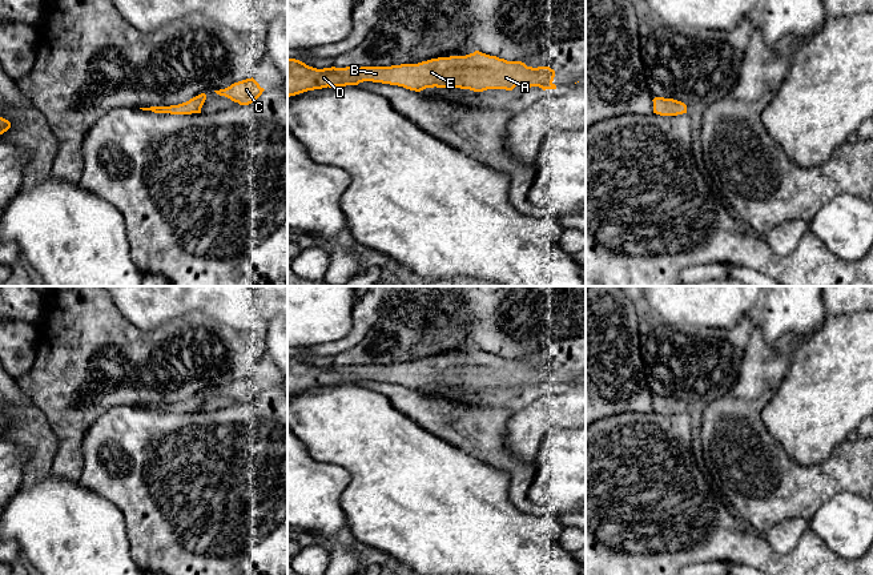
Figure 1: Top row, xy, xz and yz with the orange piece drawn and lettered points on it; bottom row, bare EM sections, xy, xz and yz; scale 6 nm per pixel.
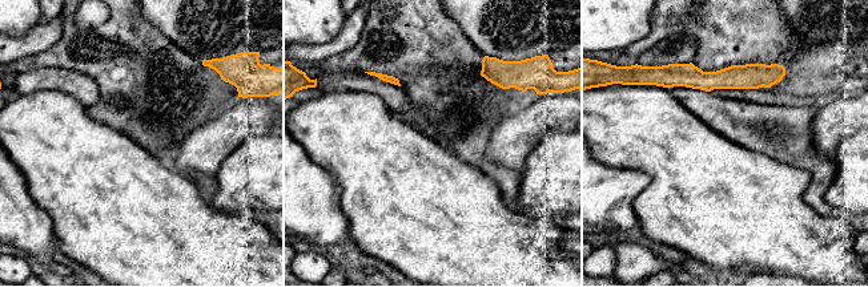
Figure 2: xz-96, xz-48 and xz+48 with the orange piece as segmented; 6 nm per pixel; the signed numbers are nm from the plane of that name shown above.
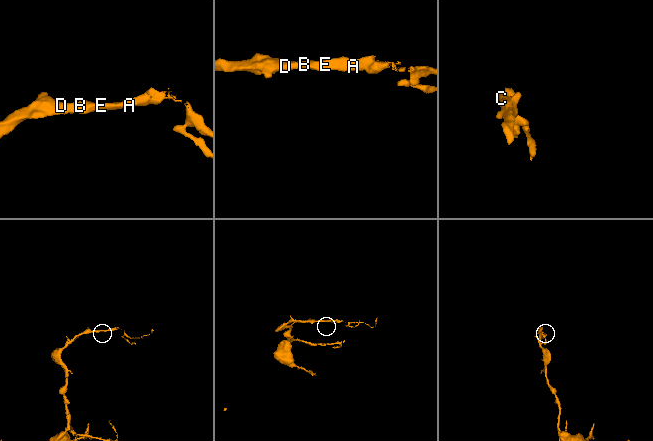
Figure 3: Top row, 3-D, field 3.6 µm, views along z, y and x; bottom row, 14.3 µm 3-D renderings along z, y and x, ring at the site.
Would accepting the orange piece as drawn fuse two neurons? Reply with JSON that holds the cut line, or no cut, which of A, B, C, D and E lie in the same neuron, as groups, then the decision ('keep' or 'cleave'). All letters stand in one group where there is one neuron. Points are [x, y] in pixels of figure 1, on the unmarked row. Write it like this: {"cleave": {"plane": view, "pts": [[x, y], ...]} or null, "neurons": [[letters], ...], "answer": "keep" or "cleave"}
{"cleave": null, "neurons": [["A", "B", "C", "D", "E"]], "answer": "keep"}

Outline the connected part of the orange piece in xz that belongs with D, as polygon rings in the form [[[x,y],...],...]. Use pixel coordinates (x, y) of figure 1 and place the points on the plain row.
[[[475,349],[466,354],[438,355],[418,362],[401,362],[391,365],[346,365],[346,366],[323,366],[317,367],[305,361],[287,357],[287,395],[295,394],[307,389],[358,383],[363,379],[382,381],[403,385],[410,389],[421,390],[426,386],[460,386],[474,390],[487,387],[512,389],[516,383],[522,386],[539,385],[543,389],[556,387],[552,381],[555,369],[550,365],[527,365],[522,359],[507,359],[496,354],[490,354]]]

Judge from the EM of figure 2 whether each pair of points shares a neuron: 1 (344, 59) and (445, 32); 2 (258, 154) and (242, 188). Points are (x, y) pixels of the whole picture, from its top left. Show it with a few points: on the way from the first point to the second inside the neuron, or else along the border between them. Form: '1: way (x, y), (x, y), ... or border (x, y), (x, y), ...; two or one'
1: way (369, 59), (376, 61), (385, 52), (420, 48); one
2: way (258, 162), (258, 172), (250, 180); one

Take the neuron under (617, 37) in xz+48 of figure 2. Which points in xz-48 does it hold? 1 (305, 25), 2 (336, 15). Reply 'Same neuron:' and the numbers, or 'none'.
Same neuron: 1, 2

